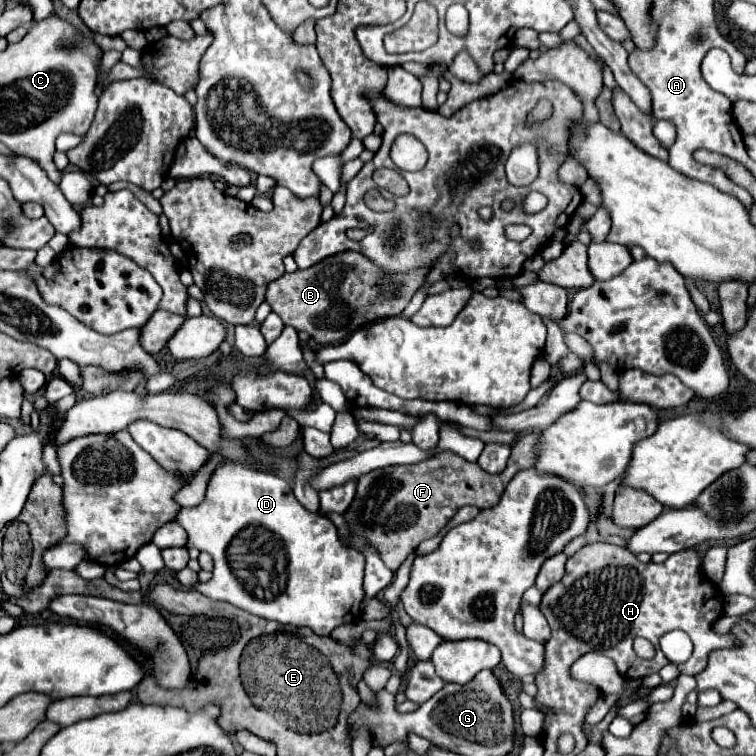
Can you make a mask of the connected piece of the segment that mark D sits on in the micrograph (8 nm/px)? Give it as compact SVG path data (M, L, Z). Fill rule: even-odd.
M223 463L213 471L205 499L197 507L183 507L177 523L187 531L189 547L207 551L213 557L213 577L195 587L205 597L227 601L251 615L283 625L309 627L317 635L329 635L335 627L361 617L365 557L355 549L345 549L337 527L327 517L307 511L281 477L241 463Z

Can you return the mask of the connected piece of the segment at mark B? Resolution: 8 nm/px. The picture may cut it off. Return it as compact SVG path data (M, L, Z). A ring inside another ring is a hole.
M343 251L319 261L309 269L285 273L277 281L269 283L265 301L285 325L309 333L319 345L331 345L347 339L367 323L401 315L415 291L423 285L425 271L425 267L419 267L399 275L385 271L379 273L379 267L365 255L357 251Z

